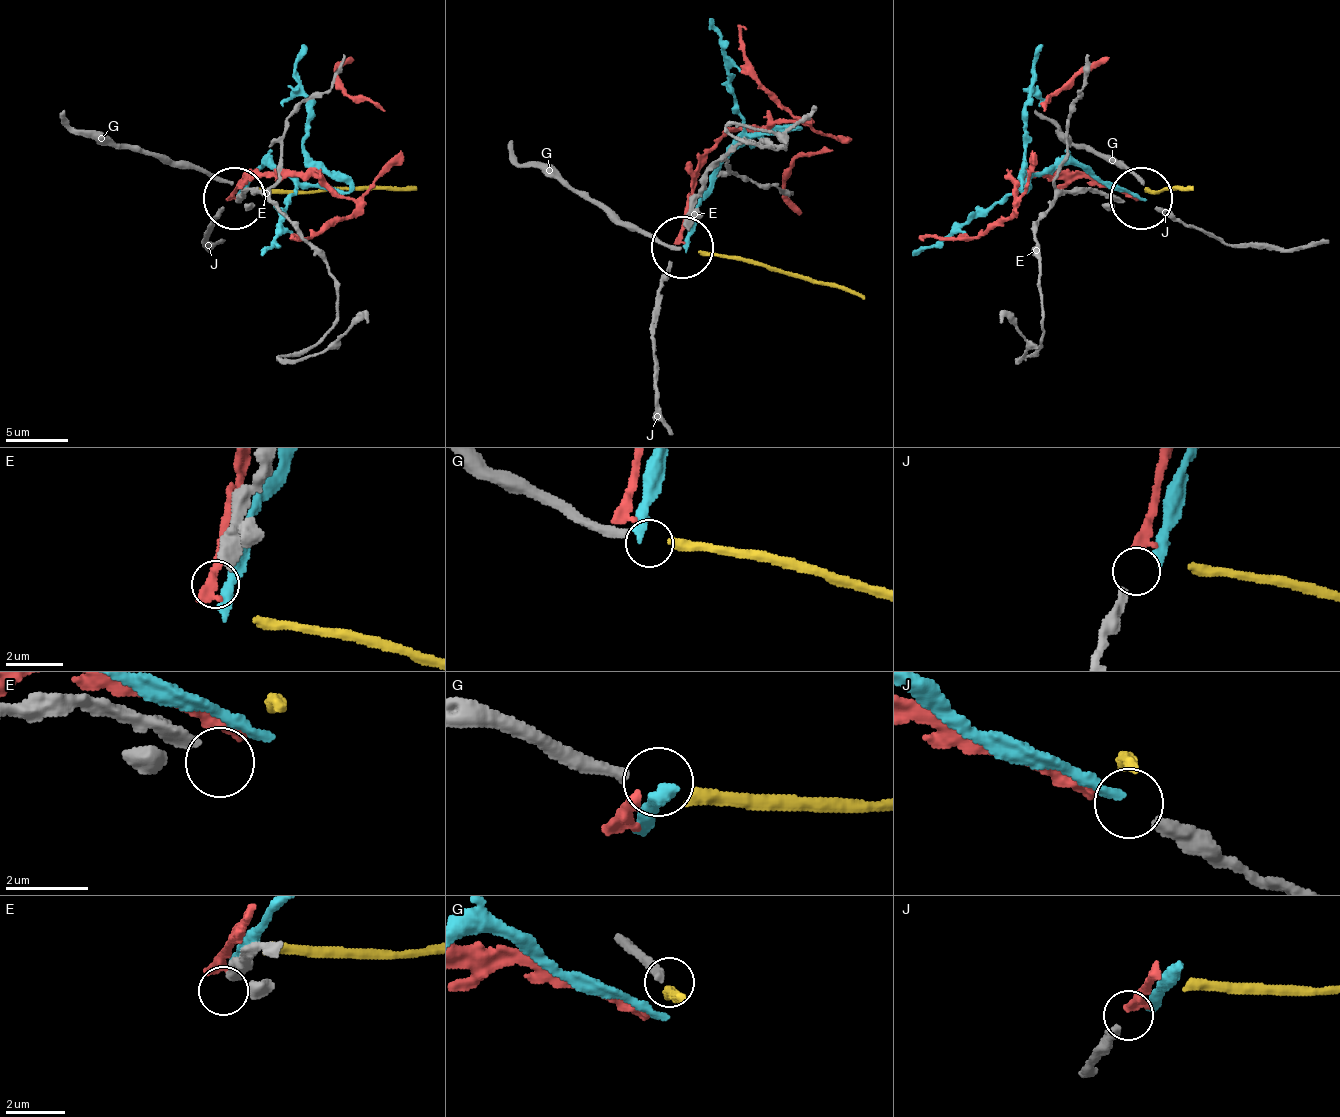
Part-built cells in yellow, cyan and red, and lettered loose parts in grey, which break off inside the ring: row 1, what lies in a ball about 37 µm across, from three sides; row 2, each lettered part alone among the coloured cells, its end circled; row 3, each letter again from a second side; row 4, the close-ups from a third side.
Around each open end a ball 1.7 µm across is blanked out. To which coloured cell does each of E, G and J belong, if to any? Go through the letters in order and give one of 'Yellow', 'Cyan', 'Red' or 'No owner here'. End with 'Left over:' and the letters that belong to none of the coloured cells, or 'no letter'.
E: No owner here
G: Yellow
J: Red
Left over: E

